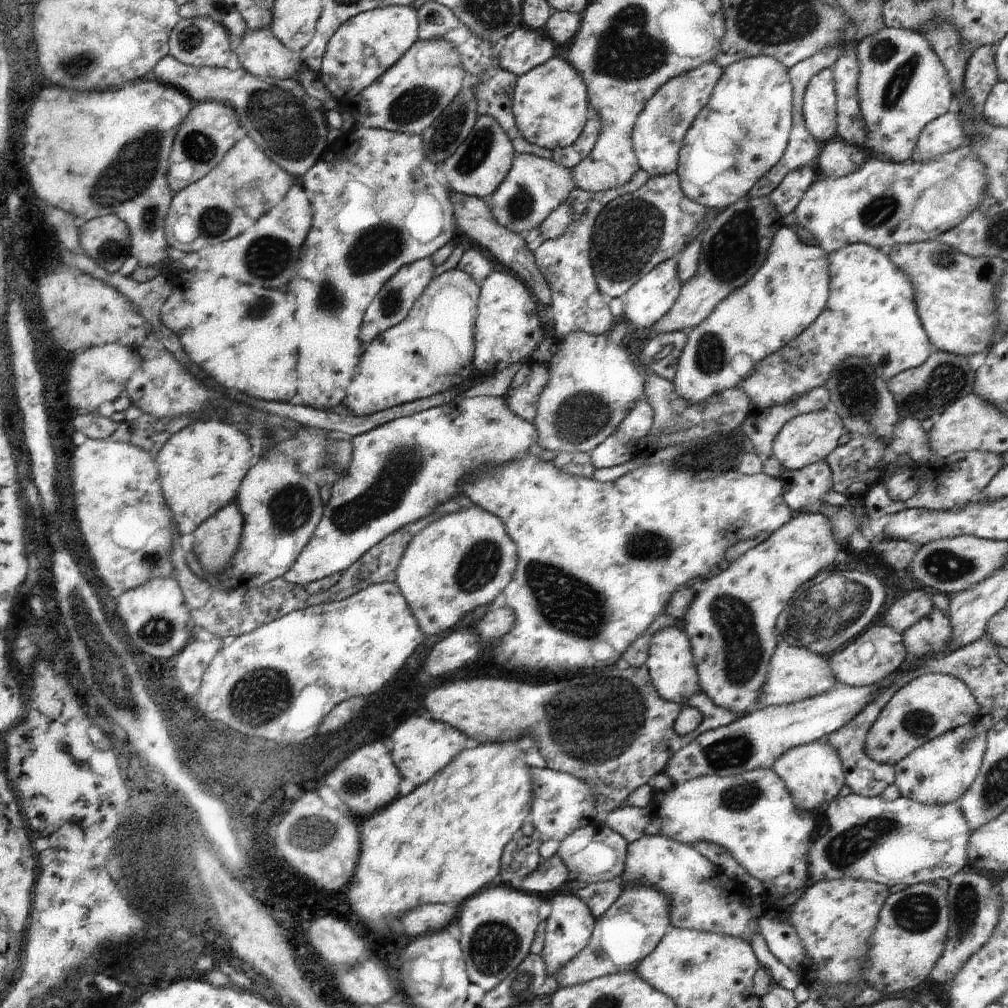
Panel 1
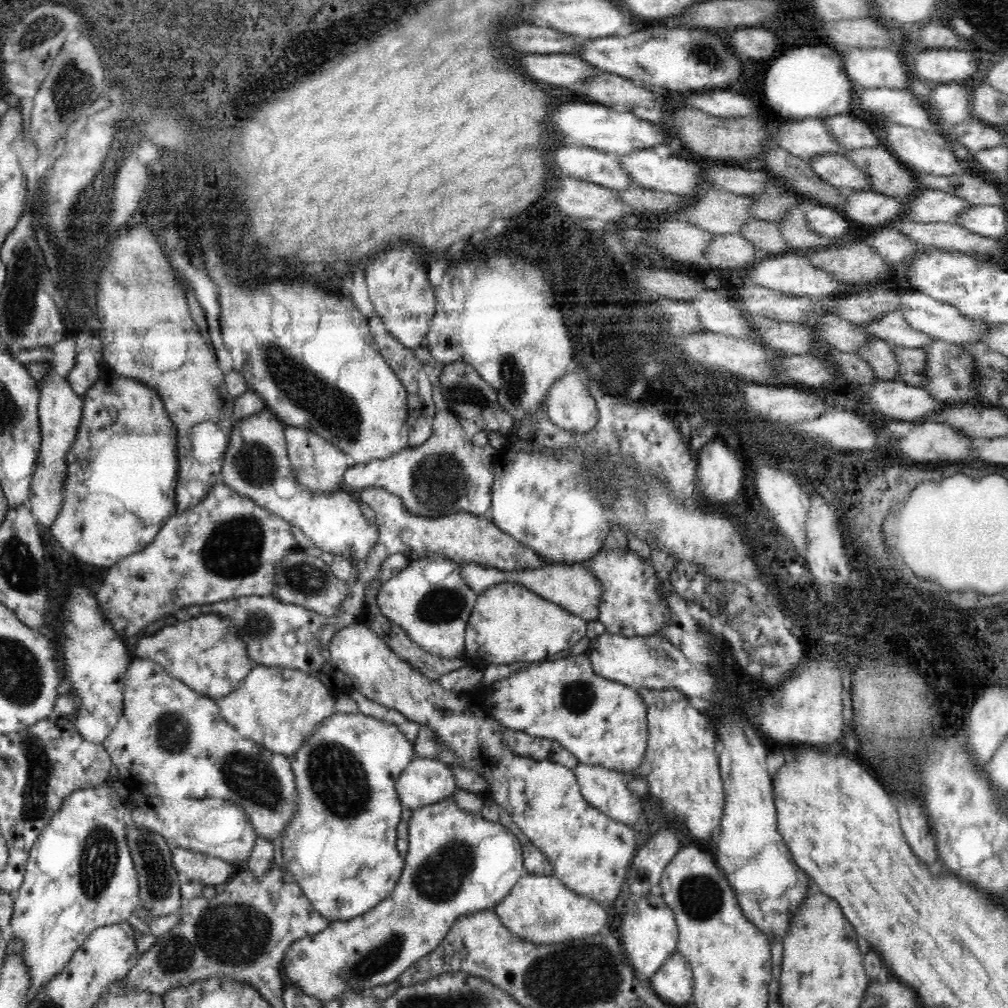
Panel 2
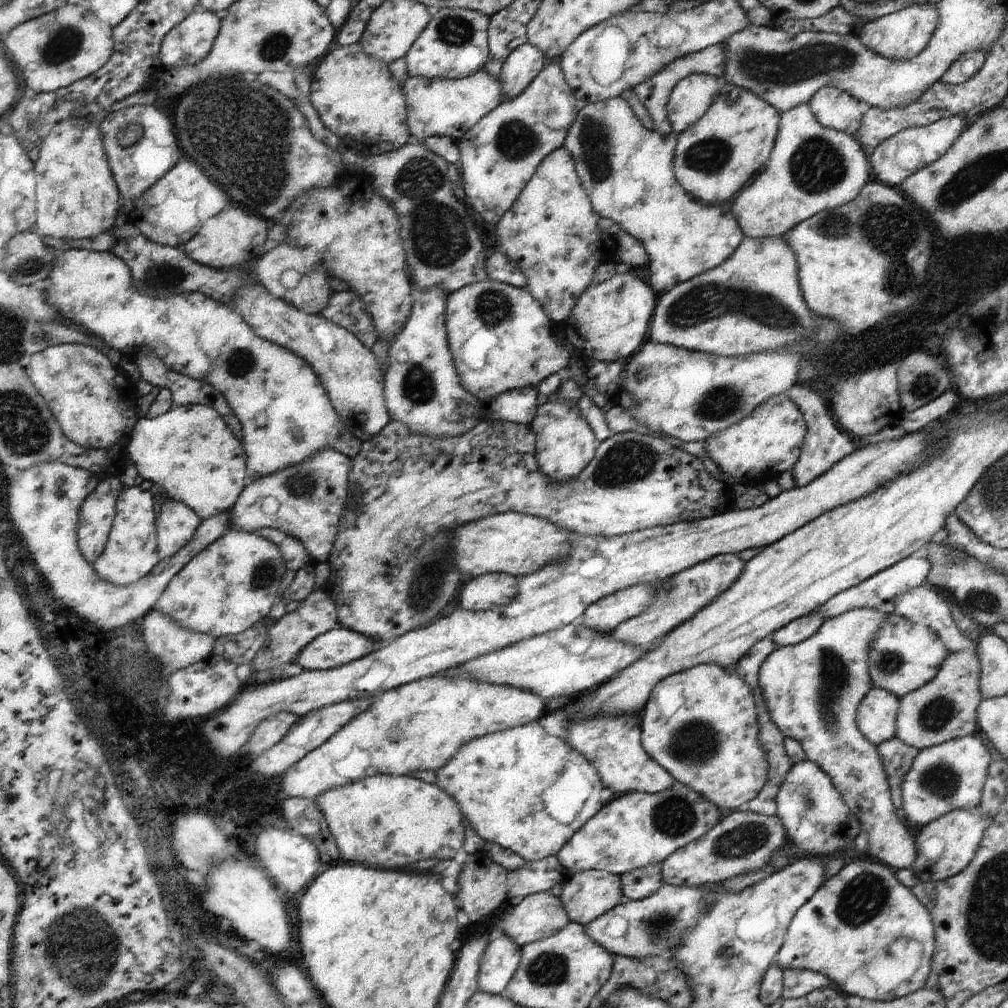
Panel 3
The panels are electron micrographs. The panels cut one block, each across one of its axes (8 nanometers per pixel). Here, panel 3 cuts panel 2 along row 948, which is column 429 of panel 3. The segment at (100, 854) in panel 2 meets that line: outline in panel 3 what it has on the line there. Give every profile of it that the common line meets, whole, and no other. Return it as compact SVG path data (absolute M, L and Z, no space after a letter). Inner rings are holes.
M444 7L433 11L432 20L406 53L408 74L435 79L463 79L484 68L489 55L489 16L470 9Z

